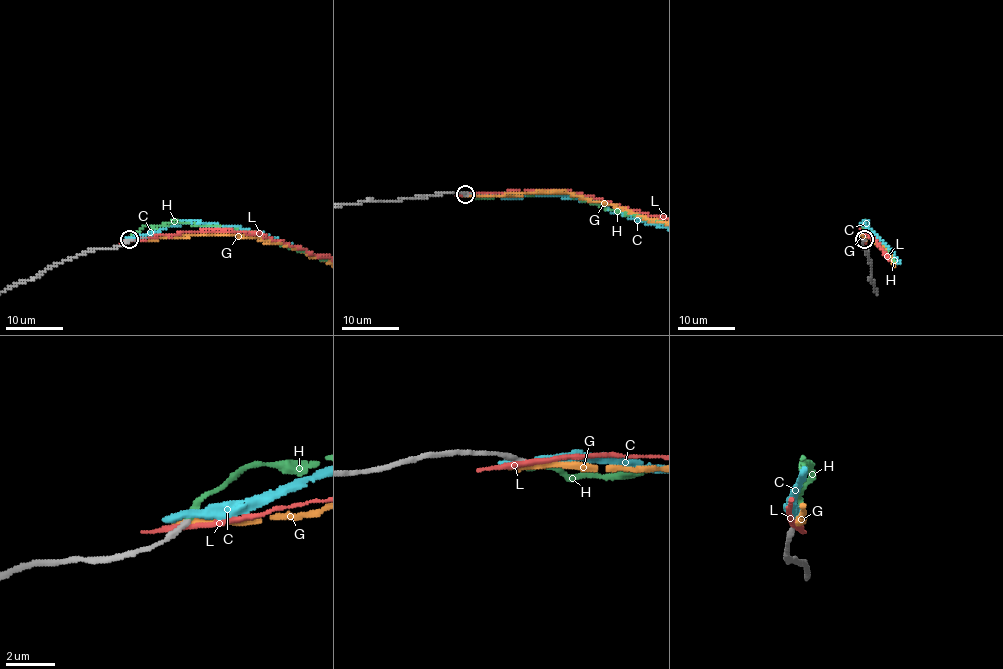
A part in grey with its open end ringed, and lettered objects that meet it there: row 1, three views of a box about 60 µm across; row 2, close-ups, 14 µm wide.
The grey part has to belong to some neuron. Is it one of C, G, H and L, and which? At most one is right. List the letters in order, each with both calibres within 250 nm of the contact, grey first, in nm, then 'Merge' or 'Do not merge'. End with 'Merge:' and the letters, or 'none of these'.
C: Thickness 240 nm (grey) against 380 nm. Do not merge
G: Thickness 220 nm (grey) against 300 nm. Do not merge
H: Thickness 220 nm (grey) against 220 nm. Merge
L: Thickness 240 nm (grey) against 240 nm. Do not merge
Merge: H

